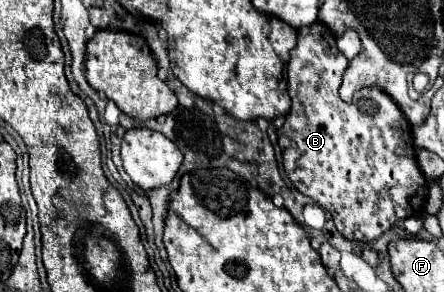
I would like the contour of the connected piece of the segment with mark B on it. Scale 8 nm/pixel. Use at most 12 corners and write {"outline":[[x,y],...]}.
{"outline":[[316,21],[278,129],[296,189],[350,241],[422,211],[410,123]]}

